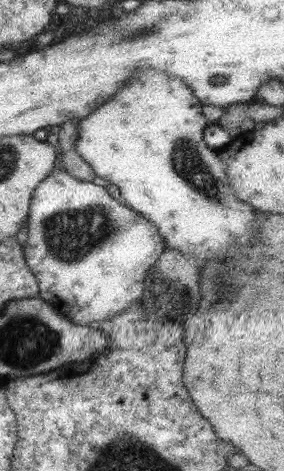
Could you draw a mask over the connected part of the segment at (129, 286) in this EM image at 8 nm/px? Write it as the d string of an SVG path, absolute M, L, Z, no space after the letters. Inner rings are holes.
M53 171L31 192L27 218L24 261L38 284L37 296L72 323L85 327L89 322L119 315L133 303L141 304L144 278L164 252L164 242L156 226L139 213L121 206L104 187L72 178L64 171Z

